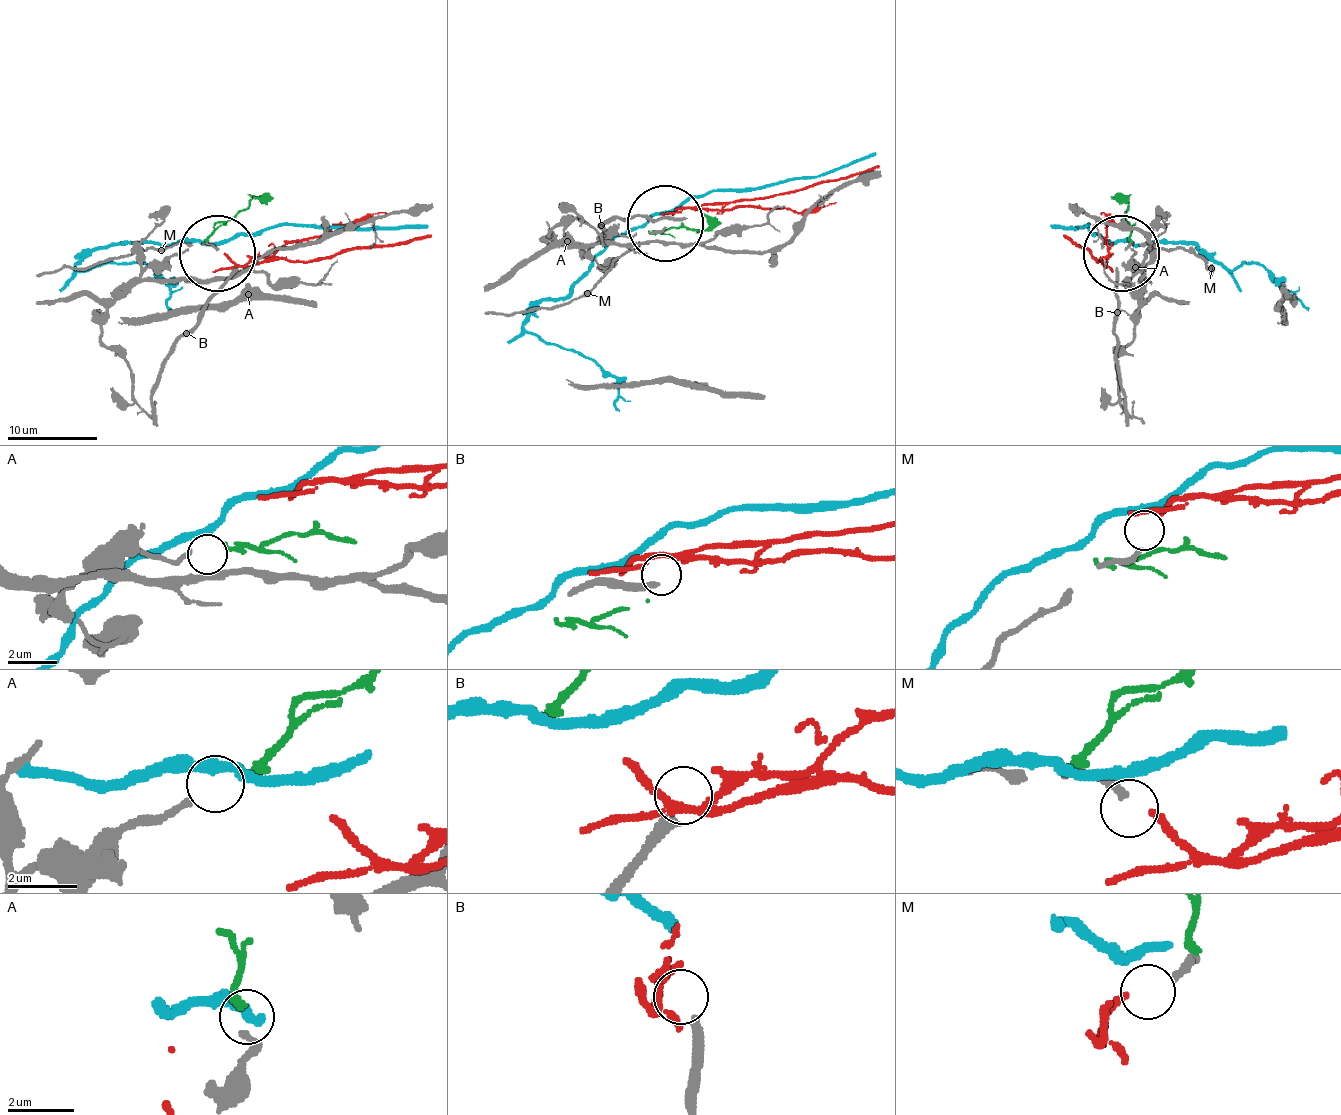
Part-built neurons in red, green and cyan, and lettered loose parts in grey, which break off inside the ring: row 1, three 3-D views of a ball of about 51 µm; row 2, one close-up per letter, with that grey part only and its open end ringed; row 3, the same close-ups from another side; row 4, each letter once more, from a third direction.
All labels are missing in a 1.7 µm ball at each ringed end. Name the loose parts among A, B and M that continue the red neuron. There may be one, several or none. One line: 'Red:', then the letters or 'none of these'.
Red: M

